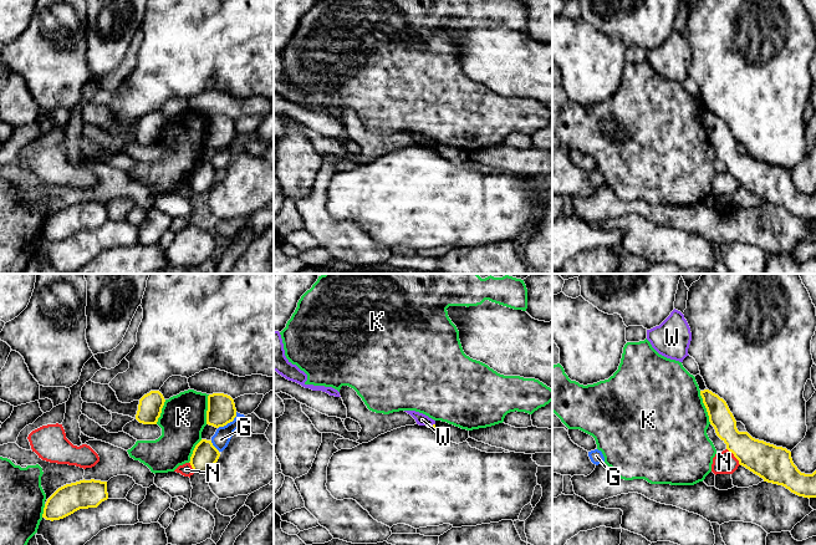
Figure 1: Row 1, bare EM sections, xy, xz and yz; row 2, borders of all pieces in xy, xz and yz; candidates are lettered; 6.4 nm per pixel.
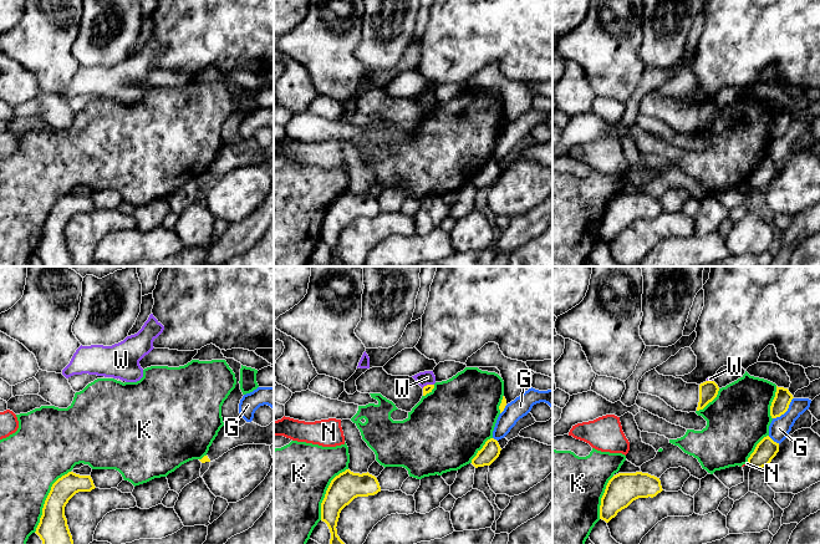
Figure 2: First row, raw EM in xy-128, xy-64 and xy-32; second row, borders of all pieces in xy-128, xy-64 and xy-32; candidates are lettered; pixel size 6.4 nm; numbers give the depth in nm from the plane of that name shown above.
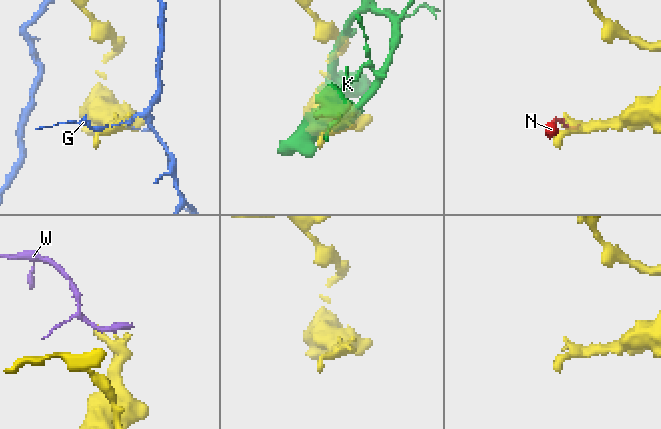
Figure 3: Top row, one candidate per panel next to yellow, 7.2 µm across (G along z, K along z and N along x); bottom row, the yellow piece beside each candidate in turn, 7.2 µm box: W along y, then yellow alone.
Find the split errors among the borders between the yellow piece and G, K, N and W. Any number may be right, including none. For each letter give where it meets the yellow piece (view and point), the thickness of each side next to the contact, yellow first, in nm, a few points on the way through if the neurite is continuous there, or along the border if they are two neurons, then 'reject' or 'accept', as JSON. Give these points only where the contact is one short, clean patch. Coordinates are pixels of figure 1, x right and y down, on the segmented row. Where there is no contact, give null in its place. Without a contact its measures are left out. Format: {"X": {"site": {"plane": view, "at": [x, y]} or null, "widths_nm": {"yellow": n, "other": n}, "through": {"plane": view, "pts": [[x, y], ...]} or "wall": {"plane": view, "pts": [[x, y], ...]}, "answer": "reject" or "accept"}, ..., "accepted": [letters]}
{"G": {"site": {"plane": "xy", "at": [229, 422]}, "widths_nm": {"yellow": 180, "other": 110}, "answer": "reject"}, "K": {"site": {"plane": "yz", "at": [705, 407]}, "widths_nm": {"yellow": 150, "other": 500}, "answer": "reject"}, "N": {"site": {"plane": "yz", "at": [734, 456]}, "widths_nm": {"yellow": 240, "other": 150}, "answer": "reject"}, "W": {"site": {"plane": "xz", "at": [431, 426]}, "widths_nm": {"yellow": 30, "other": 80}, "wall": {"plane": "xz", "pts": [[434, 423], [427, 426]]}, "answer": "reject"}, "accepted": []}

